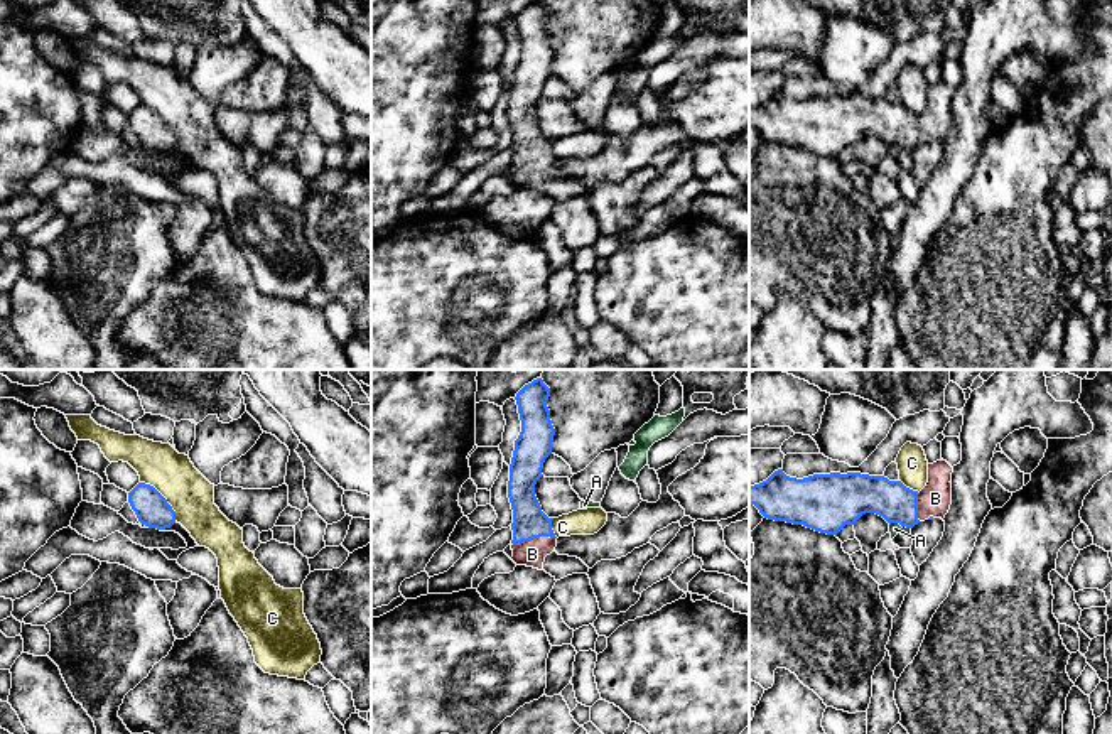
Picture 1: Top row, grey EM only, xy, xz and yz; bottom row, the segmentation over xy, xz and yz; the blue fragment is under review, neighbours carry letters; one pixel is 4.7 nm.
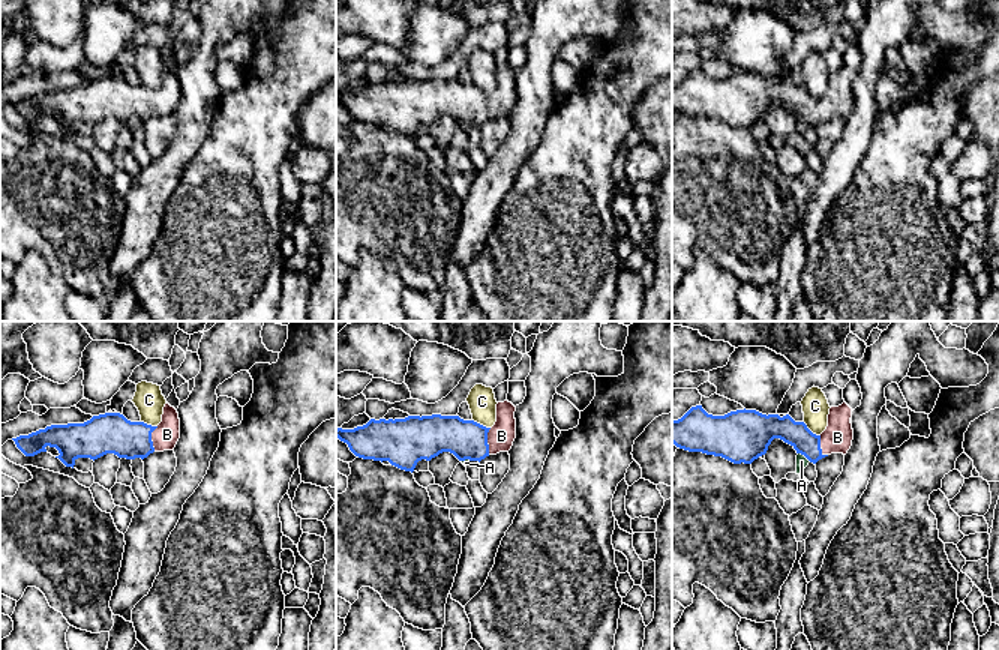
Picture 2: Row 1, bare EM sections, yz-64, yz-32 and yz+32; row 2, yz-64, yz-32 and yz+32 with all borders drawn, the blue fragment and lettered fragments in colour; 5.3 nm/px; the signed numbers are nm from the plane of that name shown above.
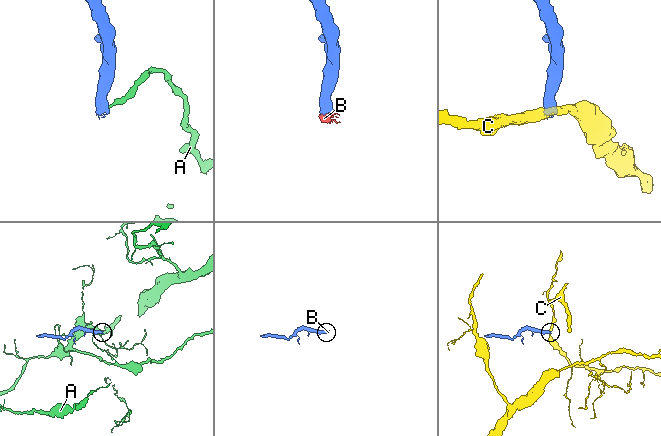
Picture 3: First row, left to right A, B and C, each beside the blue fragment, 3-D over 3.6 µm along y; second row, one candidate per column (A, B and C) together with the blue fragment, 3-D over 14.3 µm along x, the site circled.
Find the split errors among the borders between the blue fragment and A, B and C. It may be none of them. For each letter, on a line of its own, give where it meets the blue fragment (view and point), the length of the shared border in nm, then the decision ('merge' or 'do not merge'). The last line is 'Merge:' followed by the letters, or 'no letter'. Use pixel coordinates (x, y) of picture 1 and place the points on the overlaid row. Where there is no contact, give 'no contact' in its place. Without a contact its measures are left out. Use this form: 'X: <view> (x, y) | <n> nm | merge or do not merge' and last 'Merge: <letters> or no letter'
A: yz (896, 522) | 70 nm | do not merge
B: xz (534, 537) | 220 nm | merge
C: xy (164, 498) | 260 nm | do not merge
Merge: B

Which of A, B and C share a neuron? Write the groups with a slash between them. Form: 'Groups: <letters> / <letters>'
Groups: A / B / C

